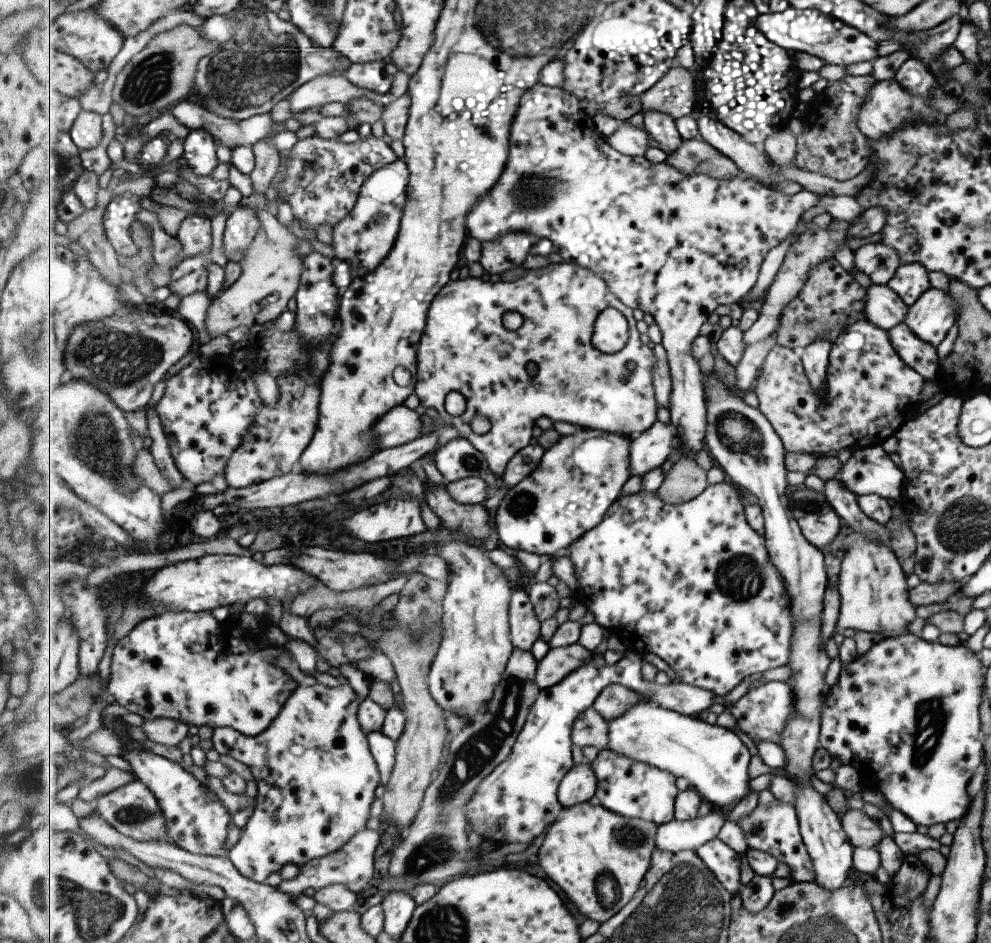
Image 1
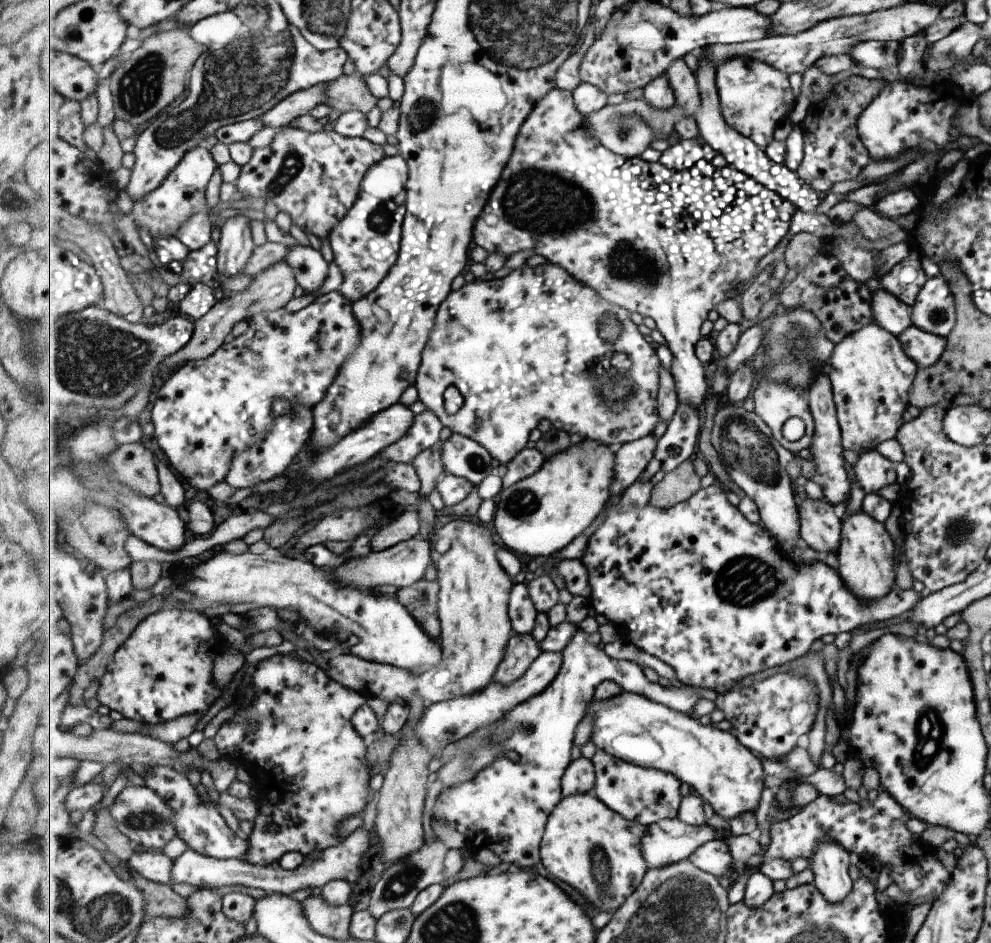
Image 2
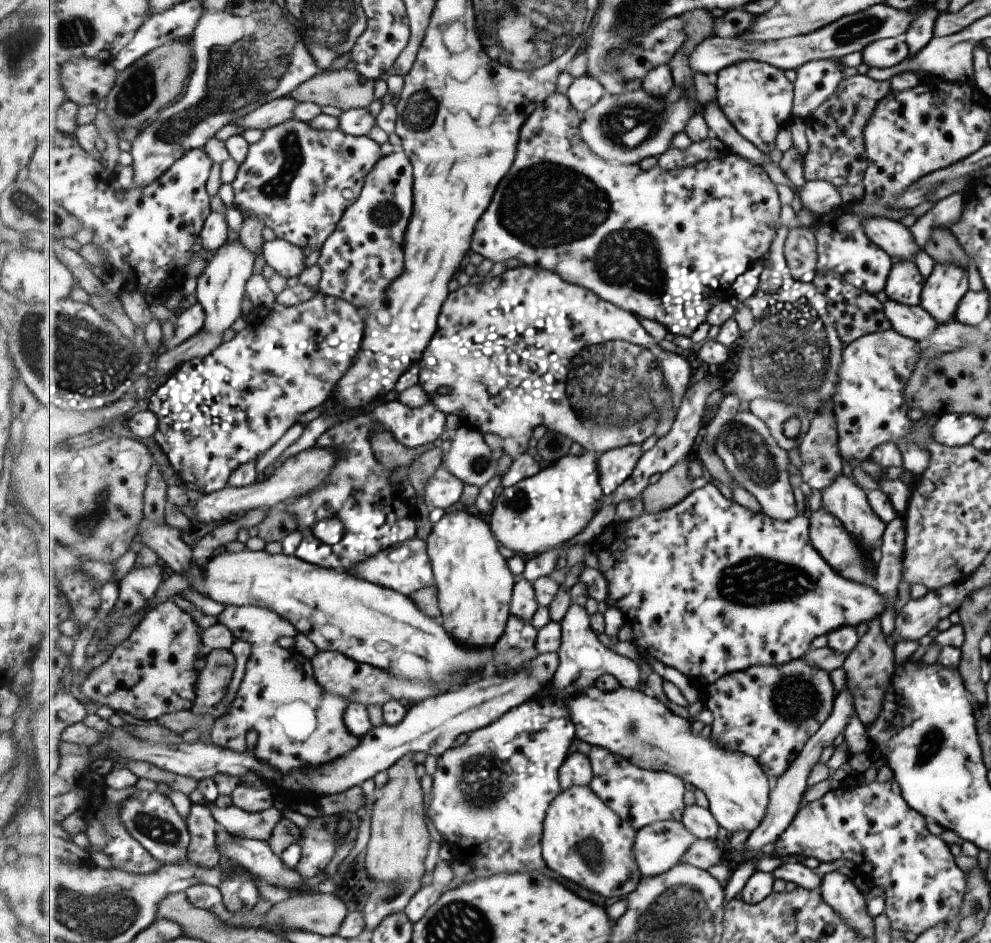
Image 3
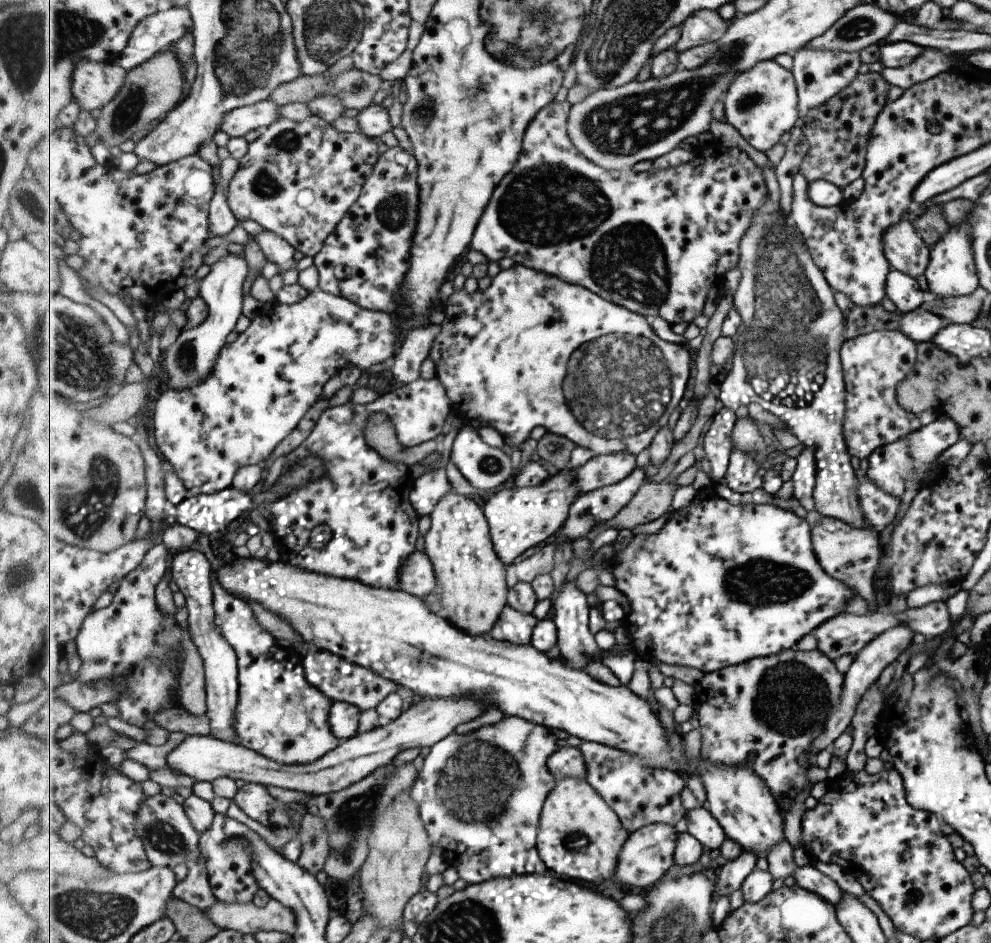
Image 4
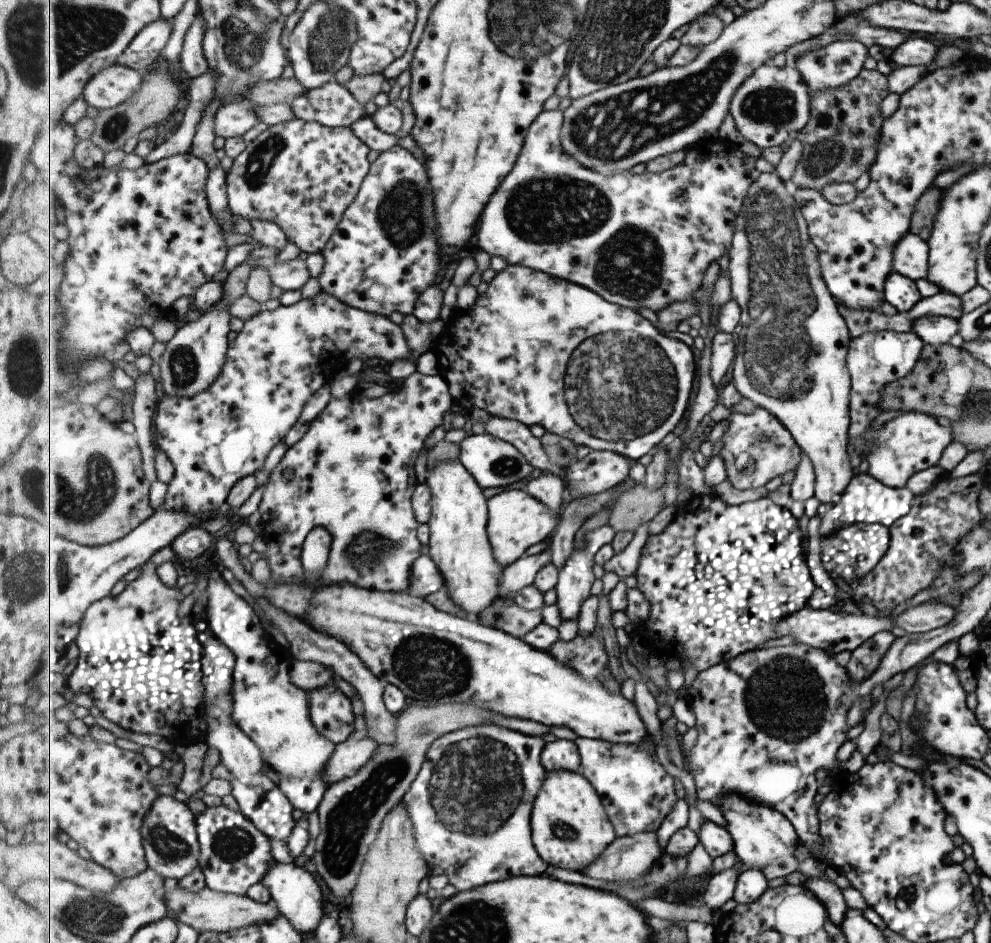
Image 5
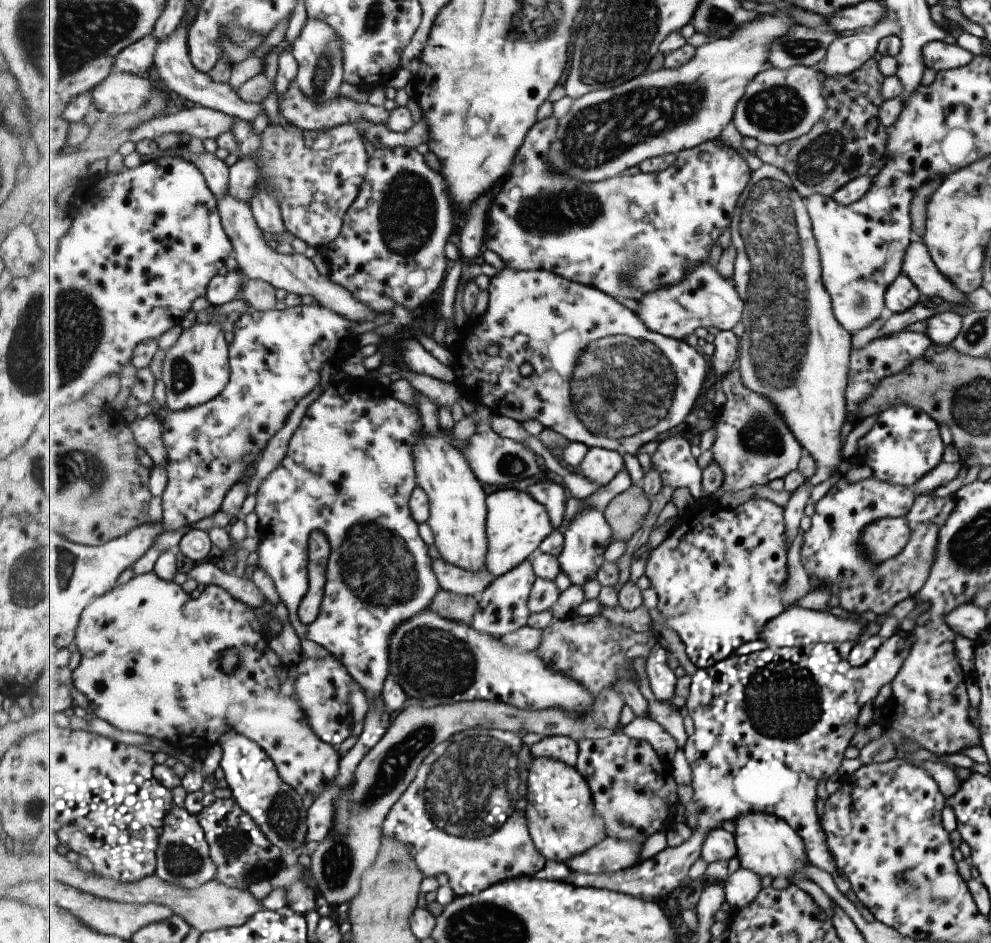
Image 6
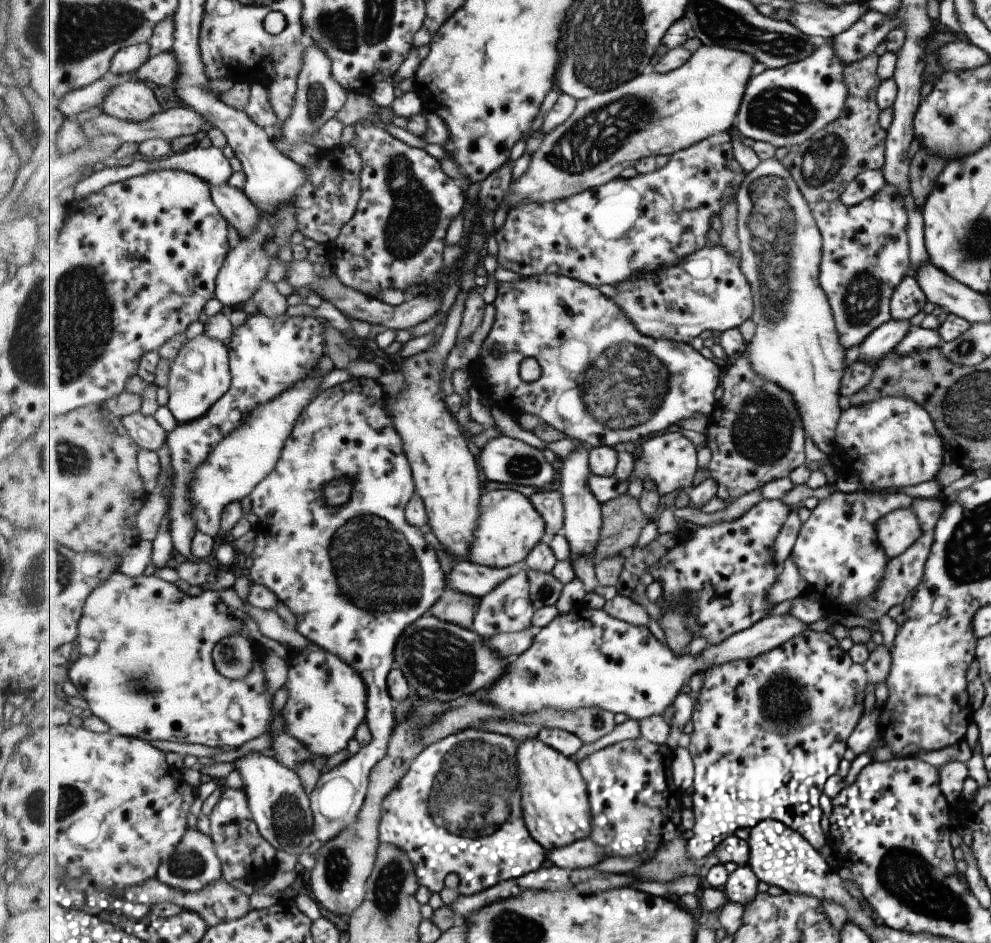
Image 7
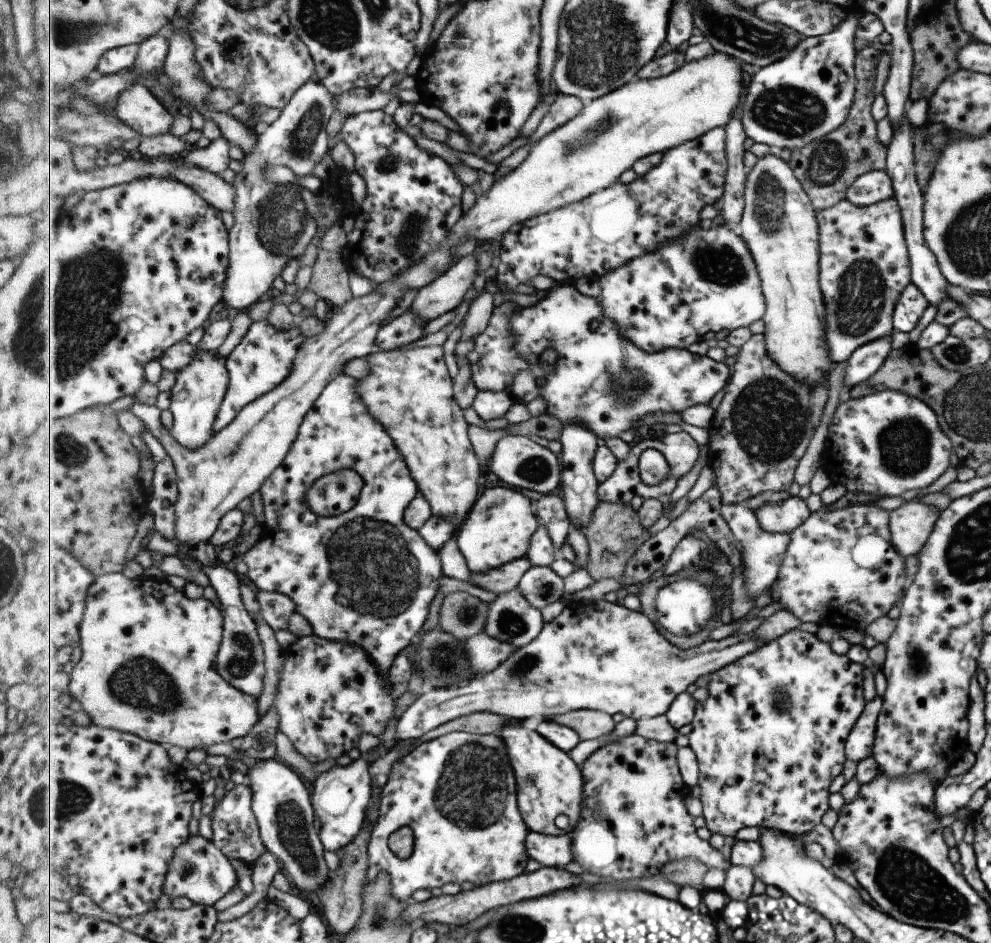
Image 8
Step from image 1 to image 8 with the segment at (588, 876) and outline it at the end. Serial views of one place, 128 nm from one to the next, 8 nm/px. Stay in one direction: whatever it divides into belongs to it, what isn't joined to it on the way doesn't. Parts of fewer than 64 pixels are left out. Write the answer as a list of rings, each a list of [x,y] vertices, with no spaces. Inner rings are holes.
[[[511,723],[499,736],[506,745],[511,765],[514,768],[514,774],[518,781],[519,809],[530,831],[558,836],[562,832],[557,829],[557,824],[554,822],[559,814],[568,817],[570,820],[569,829],[575,828],[581,818],[581,808],[585,798],[586,781],[583,779],[582,768],[571,759],[569,753],[552,744],[542,733],[529,729],[521,723]]]

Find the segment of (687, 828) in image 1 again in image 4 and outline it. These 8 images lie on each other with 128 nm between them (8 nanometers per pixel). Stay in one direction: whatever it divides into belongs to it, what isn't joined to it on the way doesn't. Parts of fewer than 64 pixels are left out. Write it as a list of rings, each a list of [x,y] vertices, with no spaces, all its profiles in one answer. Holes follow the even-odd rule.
[[[667,823],[650,824],[632,833],[622,850],[617,871],[619,880],[629,886],[649,891],[669,870],[674,868],[675,848],[677,848],[679,835],[676,826]]]

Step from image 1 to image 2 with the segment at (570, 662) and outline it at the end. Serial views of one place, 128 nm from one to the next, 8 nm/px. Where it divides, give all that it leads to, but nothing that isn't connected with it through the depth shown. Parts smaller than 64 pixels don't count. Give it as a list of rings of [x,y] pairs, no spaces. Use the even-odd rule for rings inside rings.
[[[545,652],[533,662],[531,668],[525,673],[525,676],[513,682],[513,684],[501,684],[493,681],[487,688],[482,691],[462,696],[461,698],[452,698],[447,702],[432,703],[428,705],[427,712],[423,716],[423,724],[419,726],[419,734],[421,740],[425,744],[431,744],[431,748],[435,748],[435,755],[445,752],[446,744],[457,742],[465,736],[469,736],[469,732],[473,734],[475,728],[481,728],[485,722],[491,724],[495,720],[504,720],[509,713],[521,703],[528,701],[533,696],[545,692],[547,688],[558,678],[559,672],[562,671],[563,652]]]

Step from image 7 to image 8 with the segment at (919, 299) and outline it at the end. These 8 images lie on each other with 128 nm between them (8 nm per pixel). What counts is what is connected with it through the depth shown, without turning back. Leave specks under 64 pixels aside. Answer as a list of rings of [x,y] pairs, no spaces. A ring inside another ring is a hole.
[[[911,282],[900,292],[892,312],[892,325],[895,331],[909,332],[927,308],[925,296]]]

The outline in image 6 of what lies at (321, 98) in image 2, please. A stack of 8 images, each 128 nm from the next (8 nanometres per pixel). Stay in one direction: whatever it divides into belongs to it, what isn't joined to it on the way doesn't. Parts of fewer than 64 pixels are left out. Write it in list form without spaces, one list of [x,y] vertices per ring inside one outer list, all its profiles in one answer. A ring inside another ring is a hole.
[[[194,105],[190,109],[183,109],[175,114],[163,114],[153,120],[137,126],[131,134],[130,140],[134,143],[143,139],[157,140],[165,134],[189,134],[201,141],[216,139],[221,134],[233,132],[235,117],[223,111],[213,110],[203,105]]]

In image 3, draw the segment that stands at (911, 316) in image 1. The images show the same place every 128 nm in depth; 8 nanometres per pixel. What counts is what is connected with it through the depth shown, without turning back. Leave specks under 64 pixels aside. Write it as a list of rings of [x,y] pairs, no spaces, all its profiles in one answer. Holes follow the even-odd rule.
[[[935,263],[933,272],[924,279],[918,305],[937,325],[954,321],[957,303],[968,291],[965,275],[965,269],[956,264]]]

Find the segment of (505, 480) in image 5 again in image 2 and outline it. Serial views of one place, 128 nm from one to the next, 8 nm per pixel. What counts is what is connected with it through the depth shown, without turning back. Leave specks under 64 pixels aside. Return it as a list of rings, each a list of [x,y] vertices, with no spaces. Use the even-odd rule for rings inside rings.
[[[452,433],[448,440],[444,442],[442,459],[447,474],[465,477],[476,486],[492,473],[498,472],[501,478],[504,477],[506,475],[505,470],[508,468],[508,465],[497,465],[495,458],[482,444],[459,433]]]

